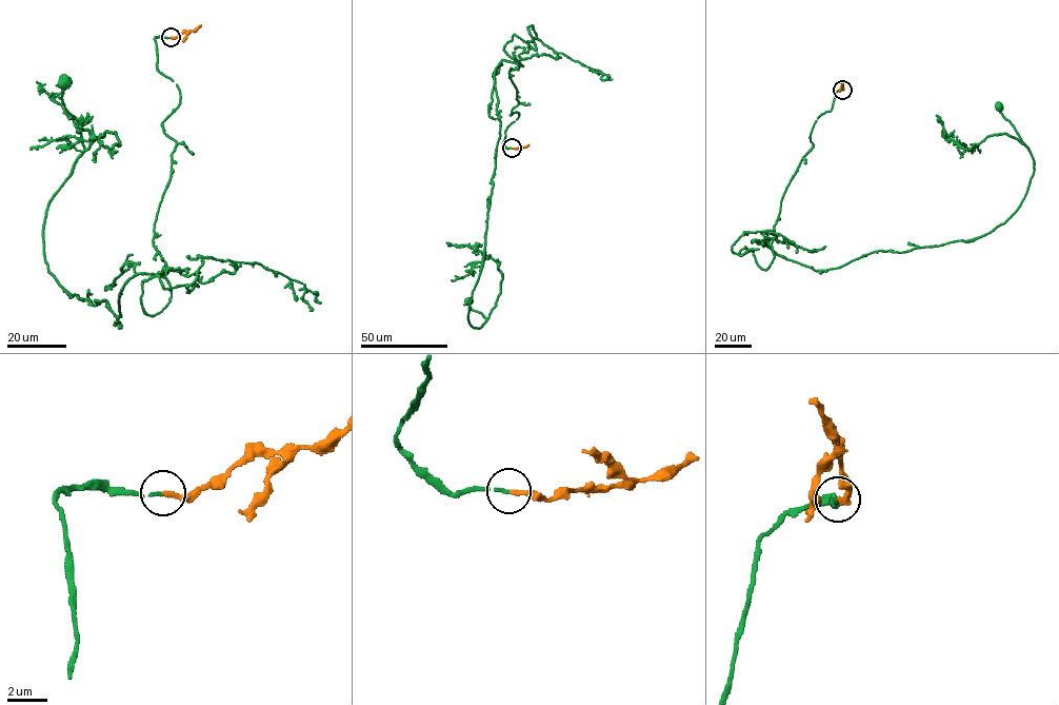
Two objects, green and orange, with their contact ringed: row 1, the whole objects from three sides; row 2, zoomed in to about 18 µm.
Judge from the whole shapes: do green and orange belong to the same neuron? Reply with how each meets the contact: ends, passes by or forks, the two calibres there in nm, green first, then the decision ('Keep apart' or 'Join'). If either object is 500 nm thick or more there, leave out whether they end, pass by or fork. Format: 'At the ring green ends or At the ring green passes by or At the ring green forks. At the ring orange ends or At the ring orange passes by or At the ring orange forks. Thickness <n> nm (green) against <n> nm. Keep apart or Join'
At the ring green ends. At the ring orange ends. Thickness 150 nm (green) against 220 nm. Join

